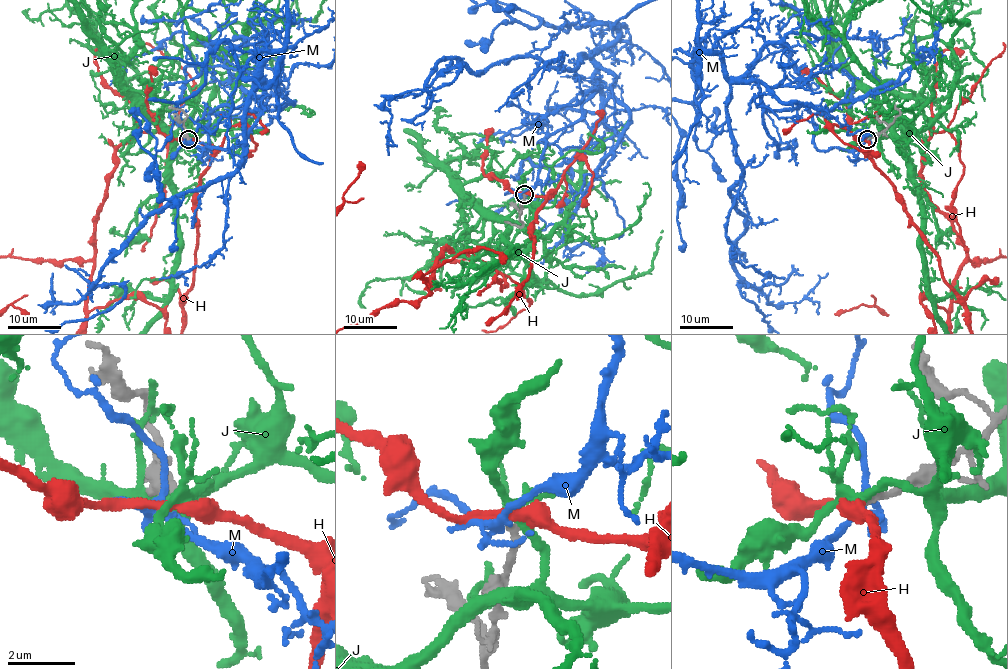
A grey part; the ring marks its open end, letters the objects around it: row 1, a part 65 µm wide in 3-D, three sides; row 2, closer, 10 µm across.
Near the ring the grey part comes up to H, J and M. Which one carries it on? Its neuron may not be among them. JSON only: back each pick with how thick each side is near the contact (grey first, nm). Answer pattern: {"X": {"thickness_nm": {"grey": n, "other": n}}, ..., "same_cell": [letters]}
{"same_cell": []}

